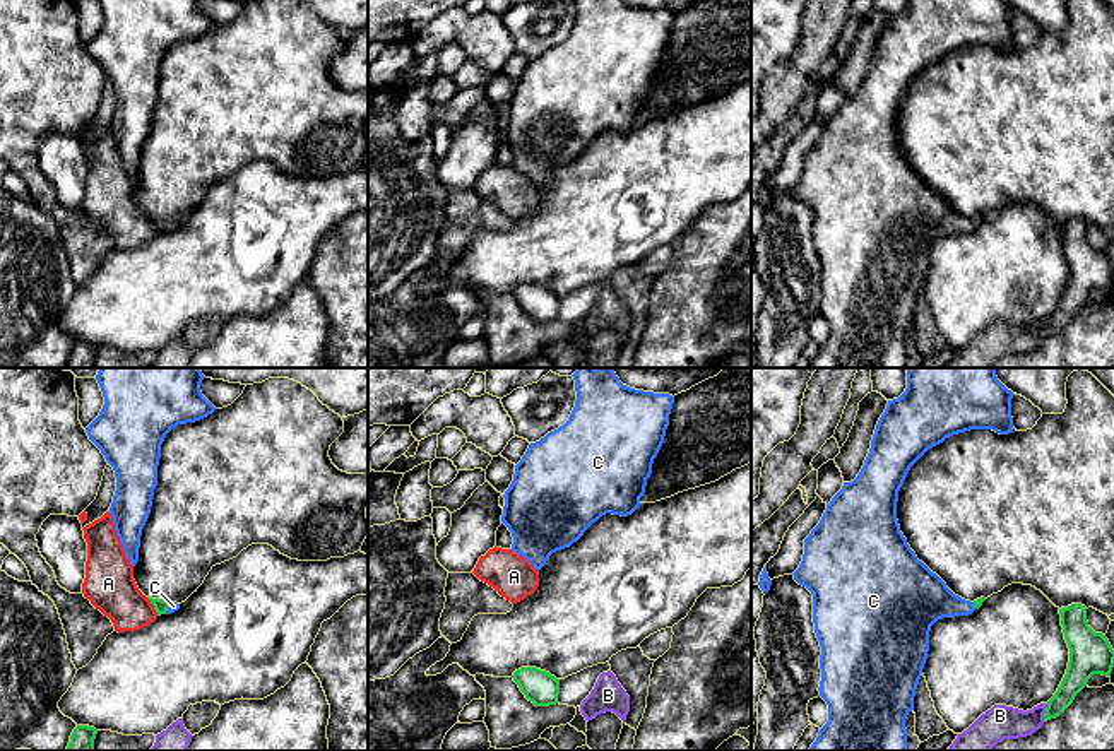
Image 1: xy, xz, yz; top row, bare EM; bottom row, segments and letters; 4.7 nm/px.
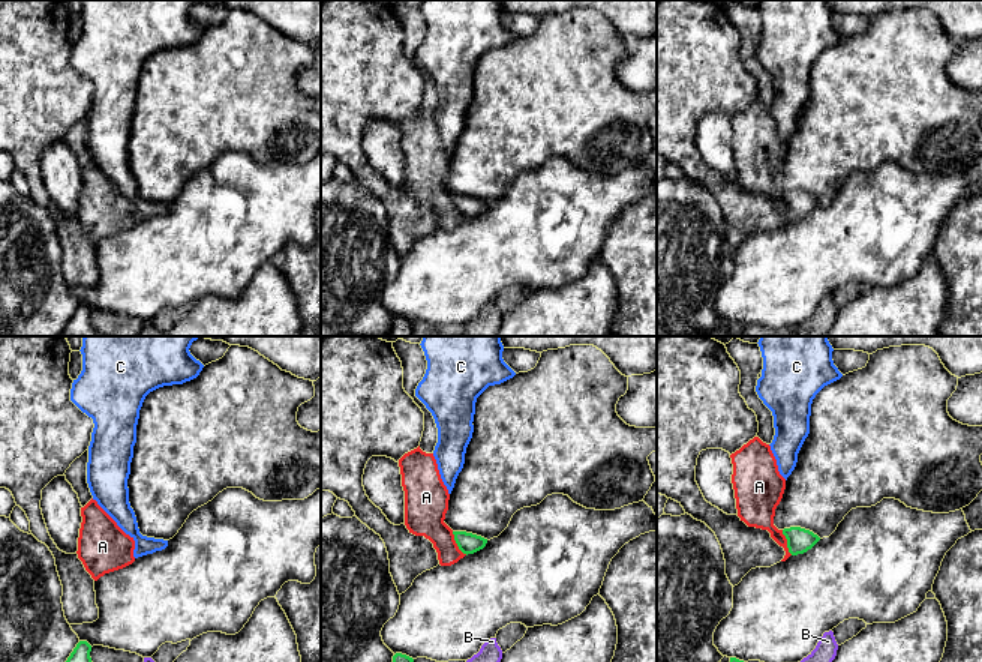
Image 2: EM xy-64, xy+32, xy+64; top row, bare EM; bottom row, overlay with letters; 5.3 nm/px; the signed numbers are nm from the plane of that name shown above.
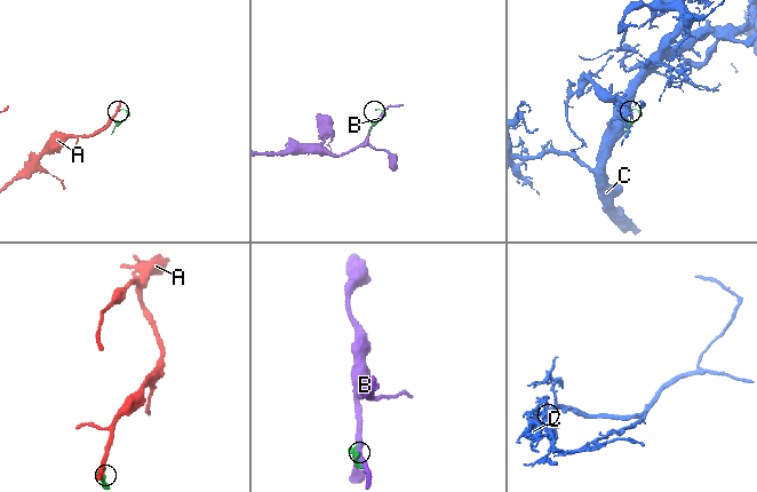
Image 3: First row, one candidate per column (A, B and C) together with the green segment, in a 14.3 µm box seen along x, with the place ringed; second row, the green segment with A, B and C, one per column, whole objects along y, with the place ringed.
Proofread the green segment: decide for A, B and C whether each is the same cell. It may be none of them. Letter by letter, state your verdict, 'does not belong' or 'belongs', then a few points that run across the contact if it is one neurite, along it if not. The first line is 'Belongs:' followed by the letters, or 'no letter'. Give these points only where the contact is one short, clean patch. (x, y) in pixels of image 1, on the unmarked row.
Belongs: C
A: does not belong | xy (148, 214), (158, 231)
B: does not belong
C: belongs | xy (161, 223), (168, 223), (173, 223)

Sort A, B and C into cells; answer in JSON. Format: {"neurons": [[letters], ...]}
{"neurons": [["A"], ["B"], ["C"]]}

